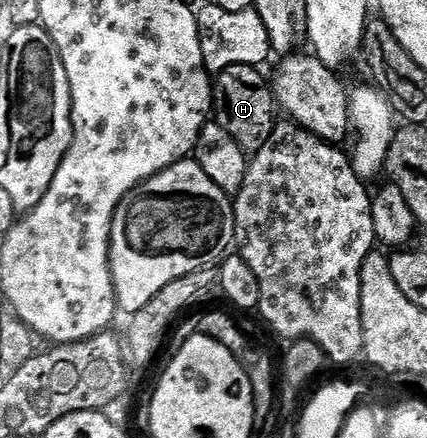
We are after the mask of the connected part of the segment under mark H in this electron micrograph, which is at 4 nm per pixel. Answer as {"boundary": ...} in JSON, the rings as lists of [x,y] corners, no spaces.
{"boundary":[[[252,64],[228,66],[212,80],[212,116],[248,154],[258,152],[274,133],[274,89]]]}

